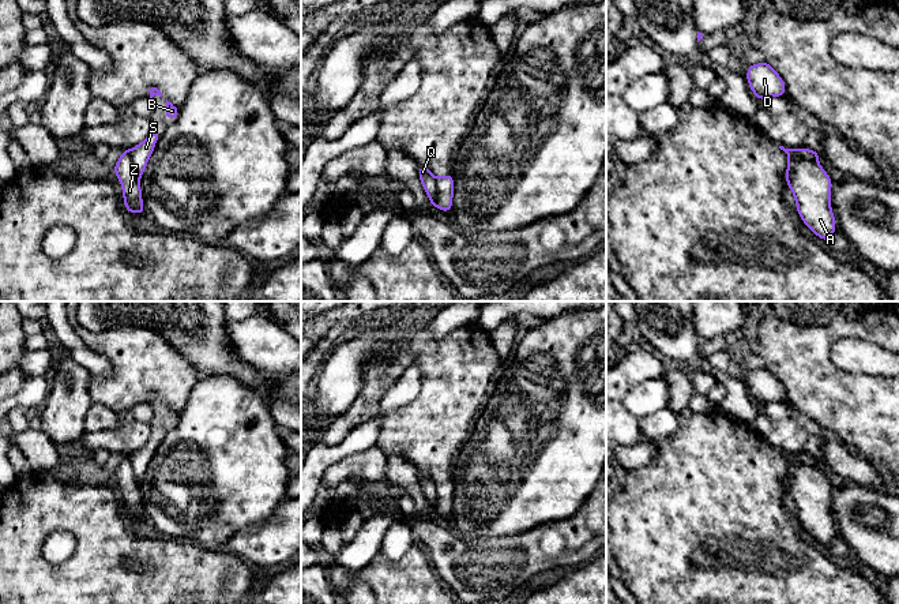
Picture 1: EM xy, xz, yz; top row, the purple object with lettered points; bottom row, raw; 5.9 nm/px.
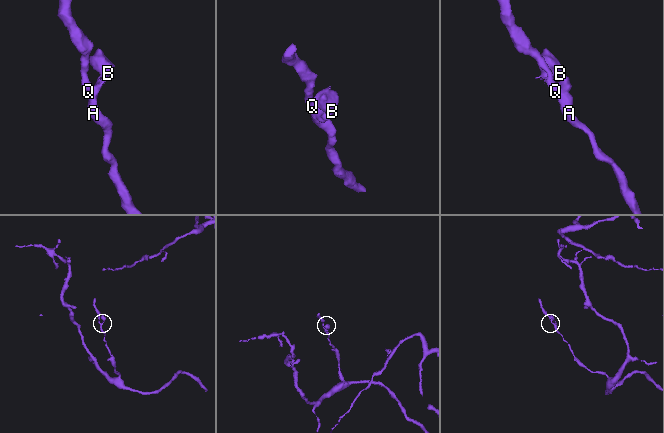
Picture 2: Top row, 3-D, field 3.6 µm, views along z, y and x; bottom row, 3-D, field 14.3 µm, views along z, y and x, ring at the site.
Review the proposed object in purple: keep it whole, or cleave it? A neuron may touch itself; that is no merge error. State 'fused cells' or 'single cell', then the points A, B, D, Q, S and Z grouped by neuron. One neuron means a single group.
fused cells | A Q Z / B D S

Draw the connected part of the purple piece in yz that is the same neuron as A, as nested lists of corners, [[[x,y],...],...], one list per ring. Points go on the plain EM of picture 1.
[[[800,465],[785,479],[797,518],[820,544],[831,548],[836,526],[831,515],[832,485],[817,466]]]

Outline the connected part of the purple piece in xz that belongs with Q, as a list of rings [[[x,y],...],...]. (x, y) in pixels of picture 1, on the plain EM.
[[[418,470],[418,484],[430,504],[429,511],[435,511],[435,507],[437,504],[436,483],[432,480],[429,473]]]

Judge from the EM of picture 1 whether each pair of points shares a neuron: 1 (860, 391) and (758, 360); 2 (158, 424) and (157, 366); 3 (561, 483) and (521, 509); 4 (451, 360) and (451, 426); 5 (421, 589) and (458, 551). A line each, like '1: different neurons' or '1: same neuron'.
1: different neurons
2: same neuron
3: same neuron
4: same neuron
5: different neurons

